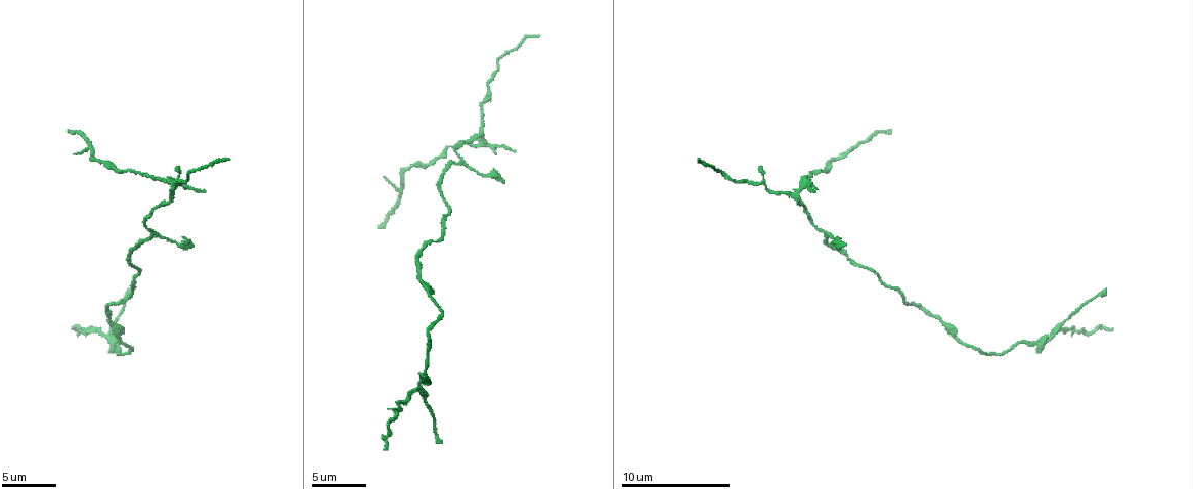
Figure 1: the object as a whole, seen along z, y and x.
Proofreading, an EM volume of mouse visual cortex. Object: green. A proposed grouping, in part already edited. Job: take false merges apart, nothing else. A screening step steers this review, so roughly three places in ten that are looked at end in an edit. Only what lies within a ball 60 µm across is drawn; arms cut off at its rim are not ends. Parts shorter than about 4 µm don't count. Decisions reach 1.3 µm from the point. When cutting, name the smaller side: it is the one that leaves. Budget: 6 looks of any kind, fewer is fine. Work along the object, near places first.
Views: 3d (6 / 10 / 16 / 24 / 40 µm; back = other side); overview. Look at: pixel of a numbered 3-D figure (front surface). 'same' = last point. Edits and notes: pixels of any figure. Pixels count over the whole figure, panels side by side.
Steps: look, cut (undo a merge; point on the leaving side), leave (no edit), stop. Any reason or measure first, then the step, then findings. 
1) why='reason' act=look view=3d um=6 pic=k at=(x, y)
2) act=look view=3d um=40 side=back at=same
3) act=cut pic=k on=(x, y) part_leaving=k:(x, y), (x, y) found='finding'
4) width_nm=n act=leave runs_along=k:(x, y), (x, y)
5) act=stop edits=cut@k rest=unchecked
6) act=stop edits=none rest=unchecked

act=look view=3d um=16 pic=1 at=(483, 128)

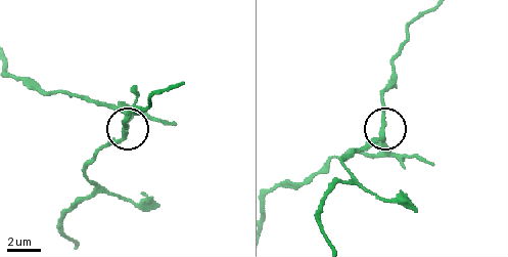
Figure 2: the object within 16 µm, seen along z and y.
width_nm=260 act=cut pic=2 on=(385, 155) found='two neurons meet here'

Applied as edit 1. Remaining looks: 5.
act=look view=overview

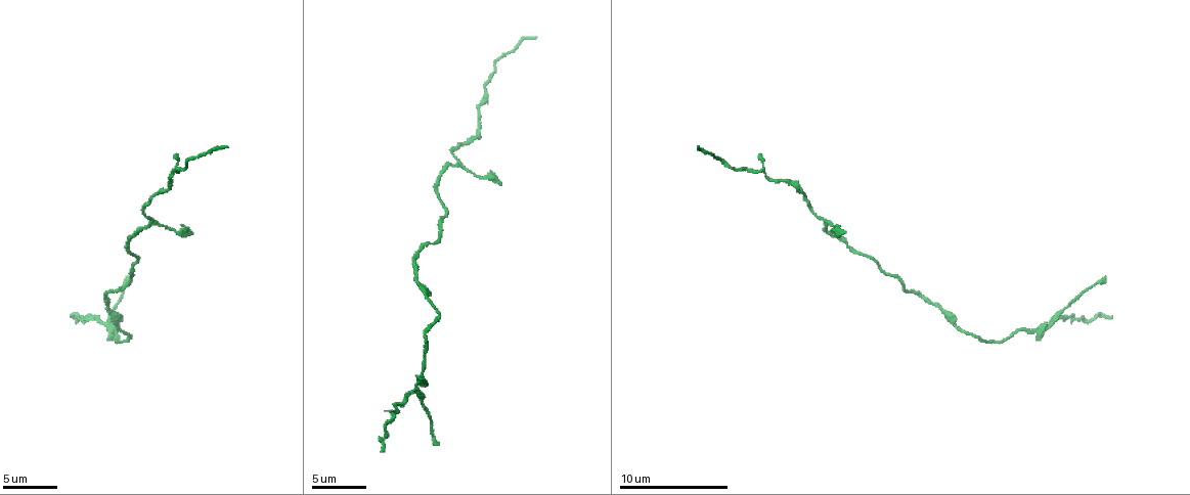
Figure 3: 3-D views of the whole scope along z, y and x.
why='arms part here' act=look view=3d um=10 pic=3 at=(106, 322)

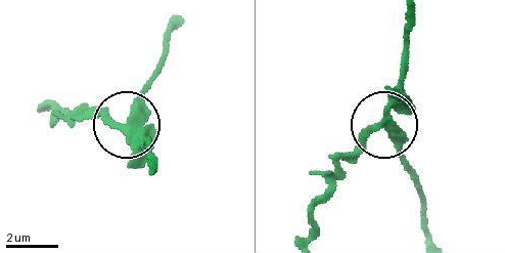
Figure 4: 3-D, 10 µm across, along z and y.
act=look view=3d um=6 pic=4 at=(382, 125)

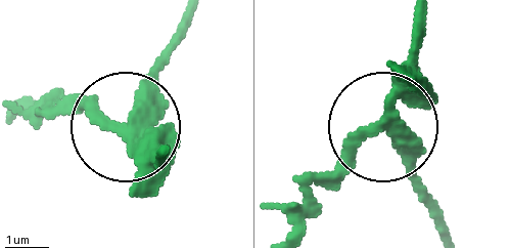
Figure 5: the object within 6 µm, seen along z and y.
act=cut pic=5 on=(156, 85) part_leaving=5:(132, 128), (183, 22) found='two neurons meet here'

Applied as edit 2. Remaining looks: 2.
why='sudden change in width' act=look view=3d um=6 pic=3 at=(118, 322)

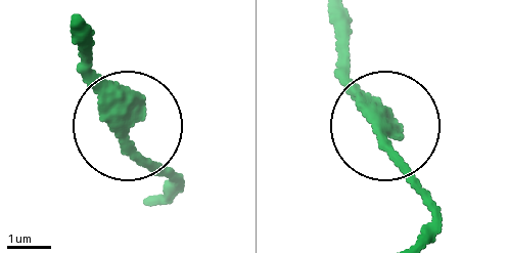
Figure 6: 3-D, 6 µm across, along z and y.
act=leave runs_along=6:(343, 24), (348, 79), (427, 207) found='one neuron here'

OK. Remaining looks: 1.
act=stop edits=cut@2,cut@5 rest=unchecked

